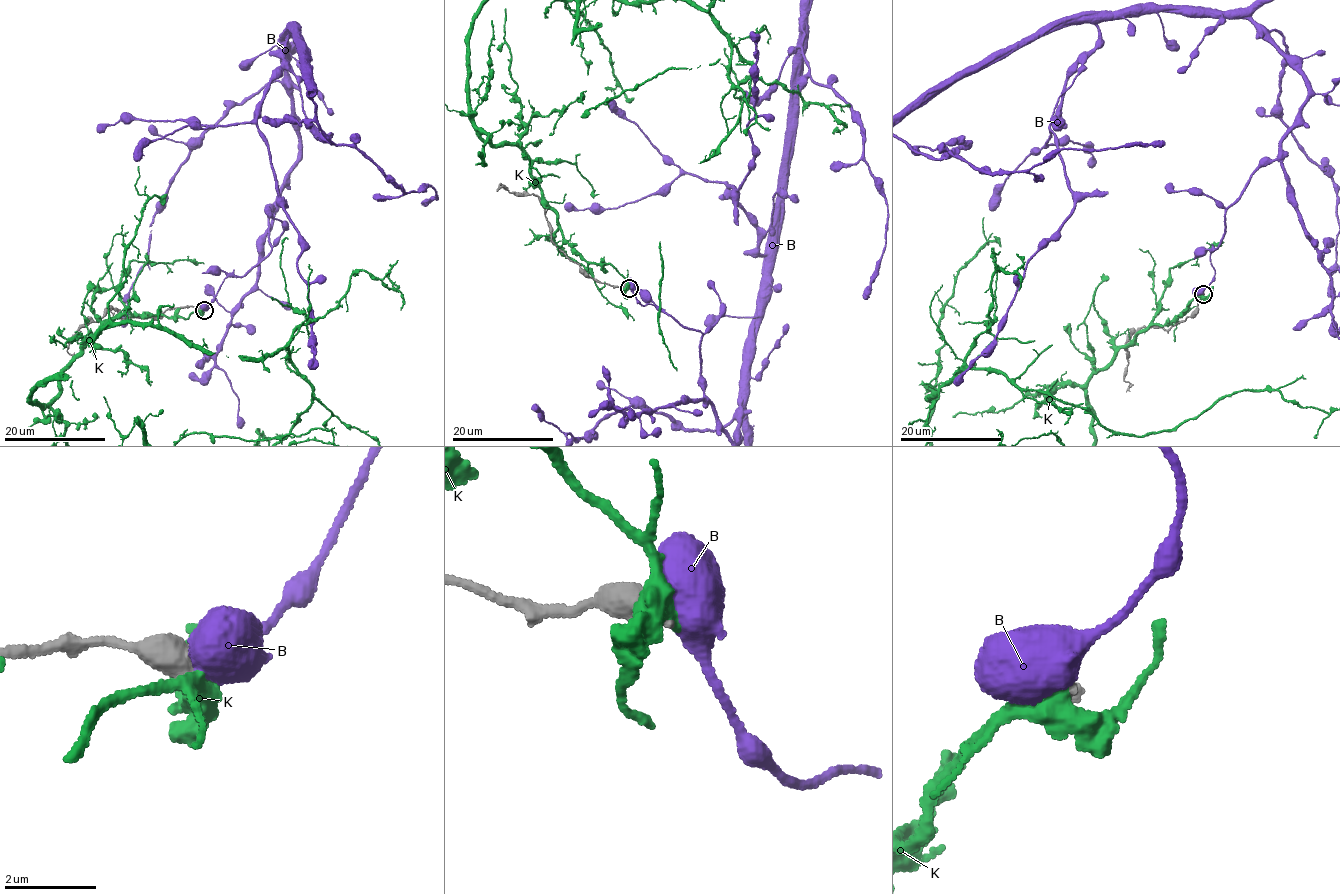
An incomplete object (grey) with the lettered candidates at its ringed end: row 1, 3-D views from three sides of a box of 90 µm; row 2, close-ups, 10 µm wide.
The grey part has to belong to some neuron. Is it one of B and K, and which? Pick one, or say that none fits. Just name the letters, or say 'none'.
none

